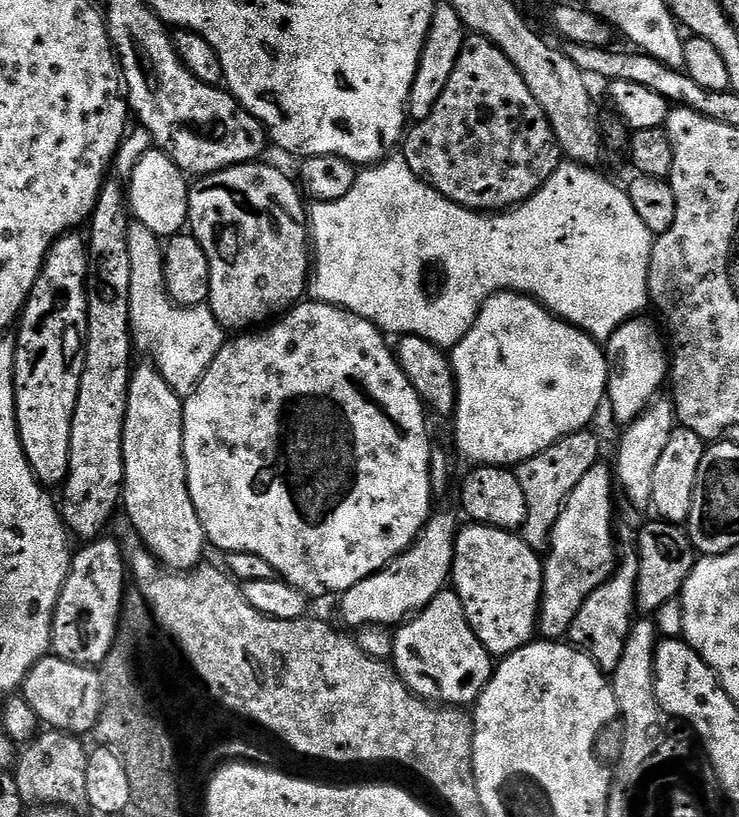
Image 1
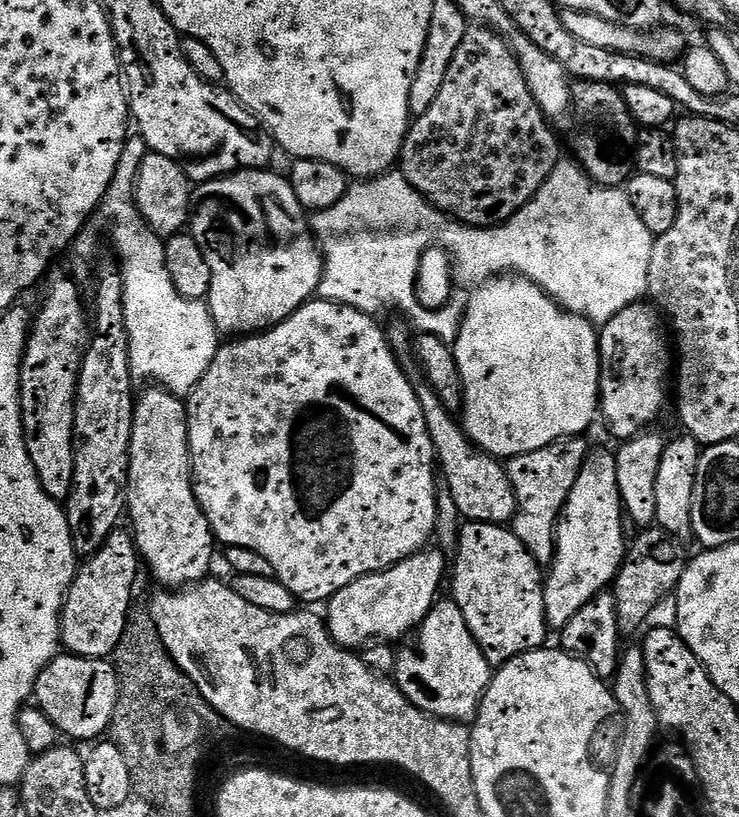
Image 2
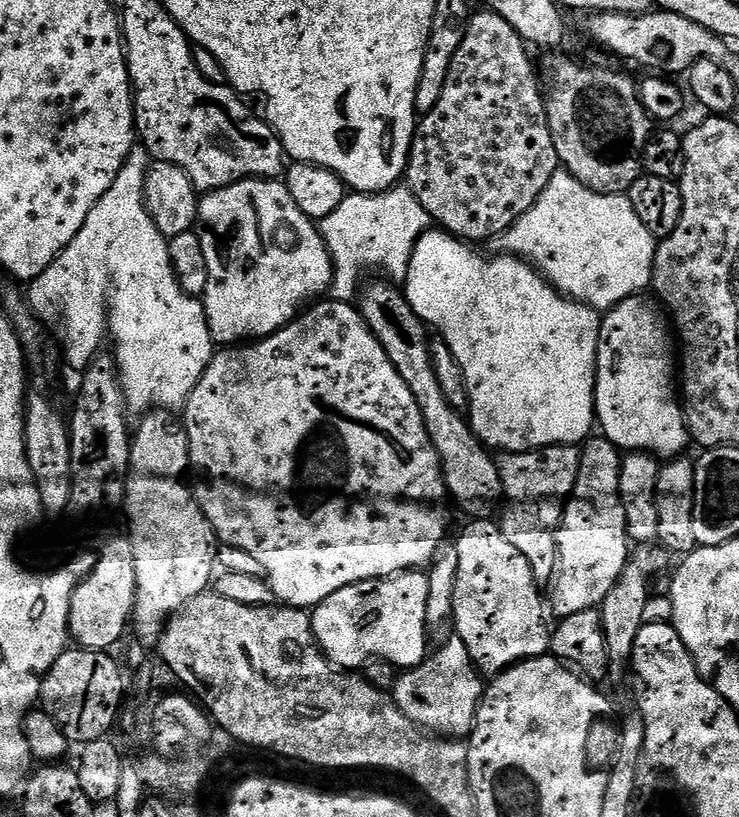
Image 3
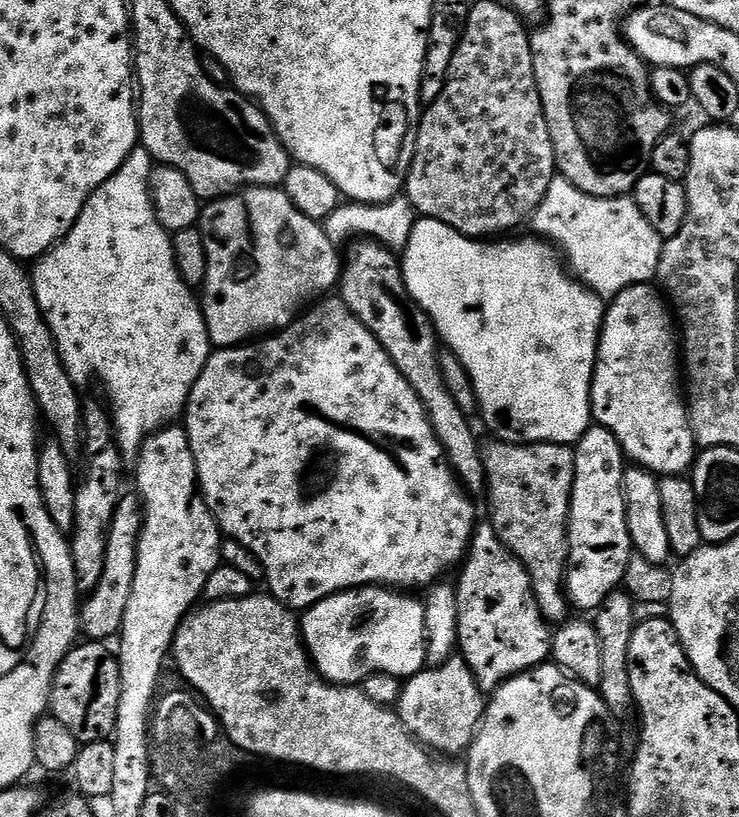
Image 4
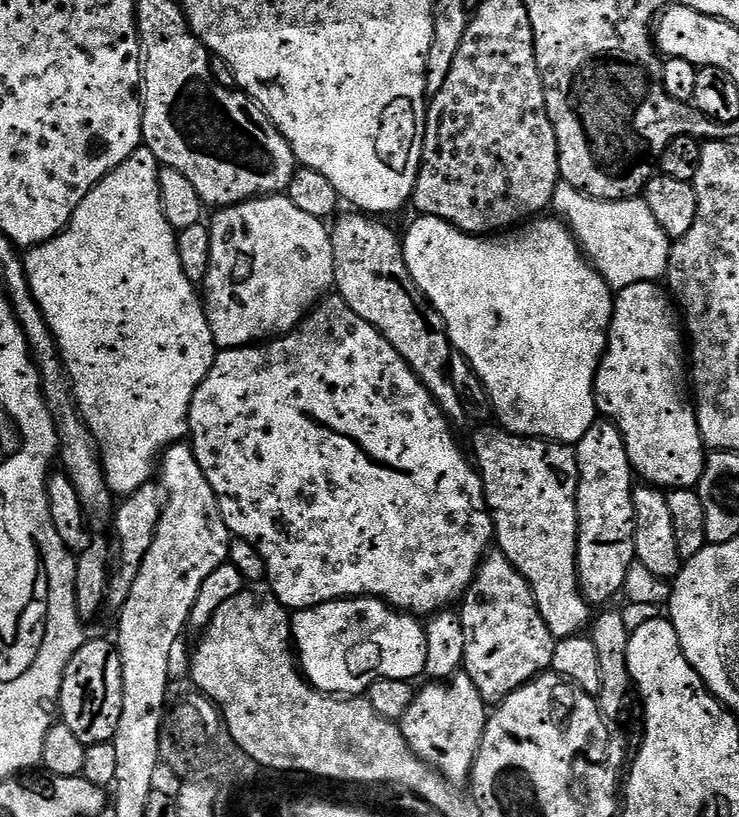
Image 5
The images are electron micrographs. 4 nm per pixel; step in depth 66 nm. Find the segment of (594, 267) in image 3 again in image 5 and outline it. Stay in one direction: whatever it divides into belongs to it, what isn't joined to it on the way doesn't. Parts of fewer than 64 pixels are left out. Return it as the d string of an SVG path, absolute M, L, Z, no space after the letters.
M561 182L556 185L550 208L568 225L584 255L609 288L619 290L638 282L656 282L667 273L668 235L658 226L654 214L650 214L650 206L642 198L595 200Z

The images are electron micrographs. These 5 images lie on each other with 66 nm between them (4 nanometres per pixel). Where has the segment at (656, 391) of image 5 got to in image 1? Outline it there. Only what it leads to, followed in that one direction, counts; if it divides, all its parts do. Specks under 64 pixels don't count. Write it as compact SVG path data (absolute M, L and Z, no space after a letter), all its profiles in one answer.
M633 318L627 320L603 345L604 356L608 359L607 407L612 407L612 416L627 426L640 417L645 408L657 399L660 387L665 387L670 376L670 353L666 347L665 337L655 323Z

